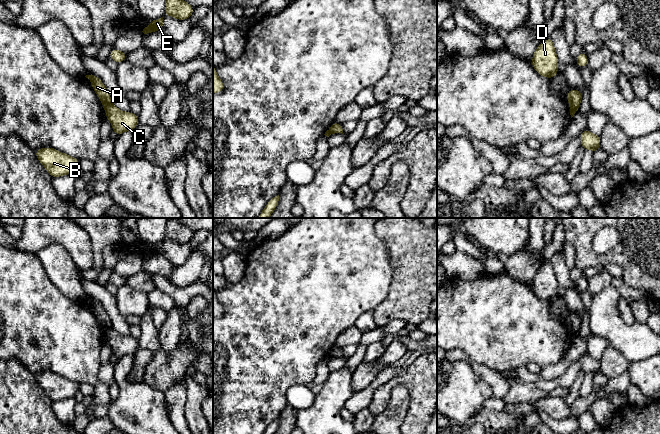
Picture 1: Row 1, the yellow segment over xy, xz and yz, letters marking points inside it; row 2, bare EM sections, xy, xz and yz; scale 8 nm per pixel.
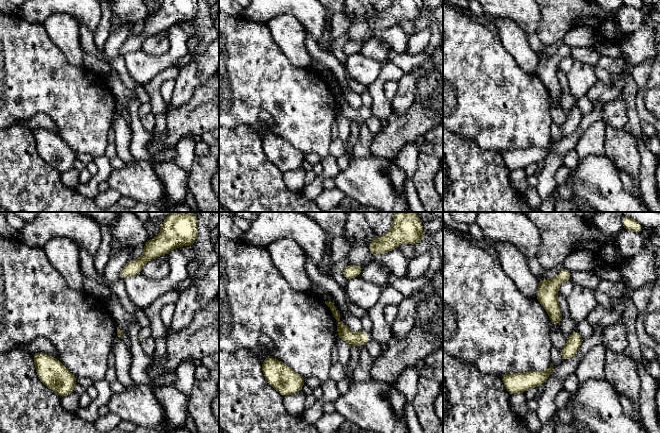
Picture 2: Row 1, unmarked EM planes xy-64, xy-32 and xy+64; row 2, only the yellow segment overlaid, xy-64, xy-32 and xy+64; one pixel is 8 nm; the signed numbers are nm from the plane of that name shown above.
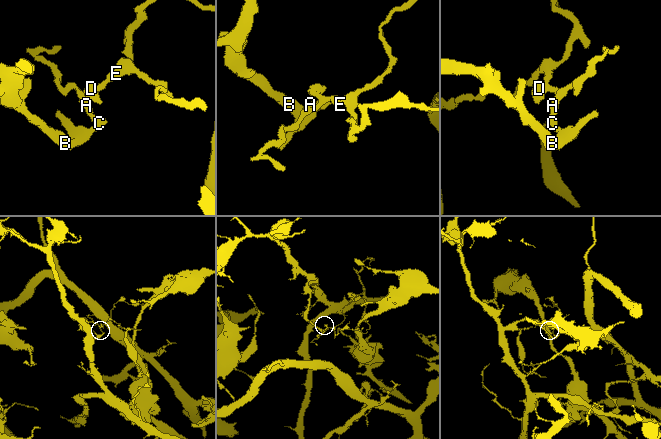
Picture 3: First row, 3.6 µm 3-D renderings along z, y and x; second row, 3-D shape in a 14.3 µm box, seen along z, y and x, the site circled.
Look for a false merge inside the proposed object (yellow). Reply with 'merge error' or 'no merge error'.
merge error

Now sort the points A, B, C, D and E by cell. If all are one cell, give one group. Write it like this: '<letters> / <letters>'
A D E / B C

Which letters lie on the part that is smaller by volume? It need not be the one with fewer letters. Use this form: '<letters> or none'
A, D, E

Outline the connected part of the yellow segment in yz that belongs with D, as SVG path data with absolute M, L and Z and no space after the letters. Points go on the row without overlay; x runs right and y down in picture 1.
M550 261L545 262L535 274L532 281L532 290L536 296L549 303L558 298L558 281Z

